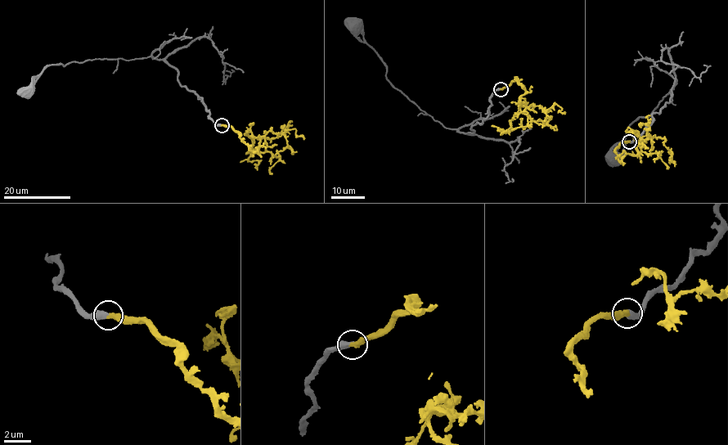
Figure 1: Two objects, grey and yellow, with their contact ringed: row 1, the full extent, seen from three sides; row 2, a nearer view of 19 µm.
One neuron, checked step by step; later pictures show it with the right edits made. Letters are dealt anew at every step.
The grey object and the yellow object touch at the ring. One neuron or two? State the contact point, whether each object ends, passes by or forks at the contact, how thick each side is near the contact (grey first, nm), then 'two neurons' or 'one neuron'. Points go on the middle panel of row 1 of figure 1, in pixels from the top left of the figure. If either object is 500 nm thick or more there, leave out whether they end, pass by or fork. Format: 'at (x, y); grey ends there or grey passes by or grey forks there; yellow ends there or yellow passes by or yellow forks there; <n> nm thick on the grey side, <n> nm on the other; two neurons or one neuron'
at (501, 89); grey ends there; yellow ends there; 440 nm thick on the grey side, 360 nm on the other; two neurons

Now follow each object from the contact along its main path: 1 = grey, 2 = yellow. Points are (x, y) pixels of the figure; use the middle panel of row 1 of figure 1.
1: (501, 88), (493, 92), (489, 112), (471, 126), (474, 131), (446, 128), (393, 86), (387, 65), (352, 25)
2: (501, 88), (516, 78), (525, 104), (511, 119), (511, 130), (501, 133)

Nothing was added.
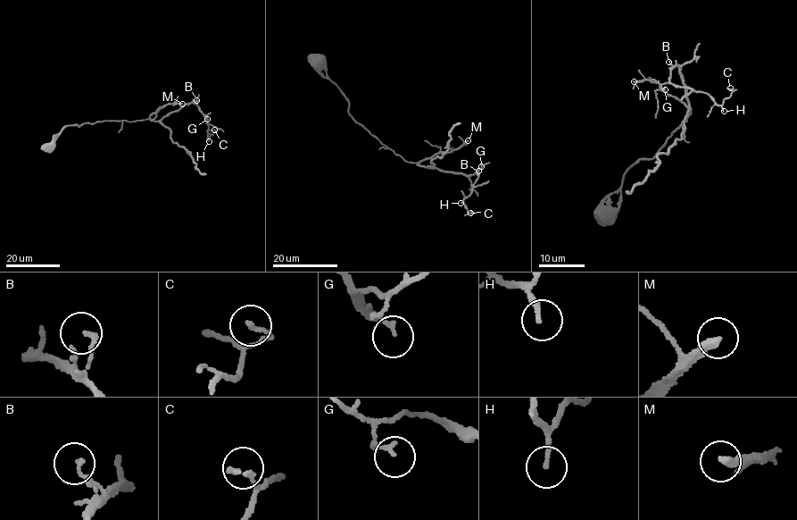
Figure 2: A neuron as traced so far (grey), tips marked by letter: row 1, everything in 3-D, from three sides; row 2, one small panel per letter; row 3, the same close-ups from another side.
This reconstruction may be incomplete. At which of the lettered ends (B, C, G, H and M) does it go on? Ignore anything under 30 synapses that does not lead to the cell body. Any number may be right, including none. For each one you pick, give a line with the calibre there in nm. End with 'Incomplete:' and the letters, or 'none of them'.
M: calibre 260 nm
Incomplete: M

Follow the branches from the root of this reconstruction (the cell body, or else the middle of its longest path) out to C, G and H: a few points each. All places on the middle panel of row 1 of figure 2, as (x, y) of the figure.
C: (315, 62), (348, 102), (348, 113), (396, 155), (444, 171), (477, 169), (463, 200), (470, 213)
G: (315, 62), (315, 68), (338, 88), (348, 102), (348, 113), (405, 160), (465, 175), (473, 174), (481, 166)
H: (315, 62), (348, 102), (348, 113), (396, 155), (444, 171), (477, 169), (472, 192), (460, 203)

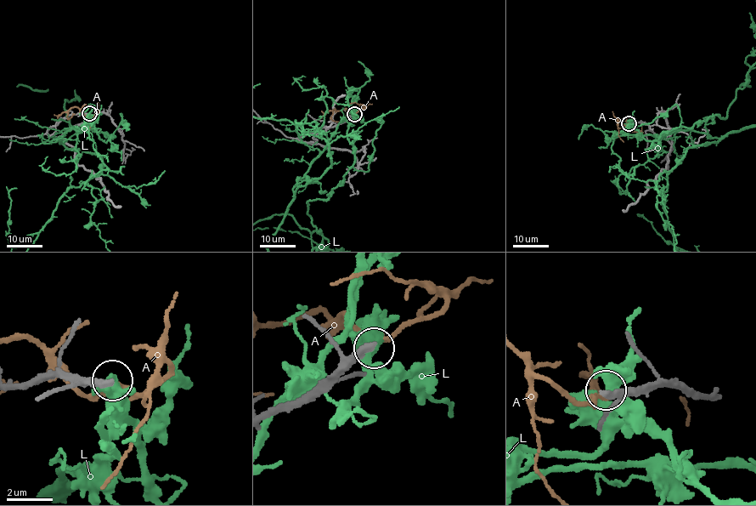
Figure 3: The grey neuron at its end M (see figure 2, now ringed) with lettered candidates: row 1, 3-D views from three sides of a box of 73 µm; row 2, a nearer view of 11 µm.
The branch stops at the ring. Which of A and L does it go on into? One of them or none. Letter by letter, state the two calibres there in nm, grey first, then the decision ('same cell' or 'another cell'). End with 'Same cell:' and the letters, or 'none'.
A: 320/380 nm | another cell
L: 280/550 nm | another cell
Same cell: none

